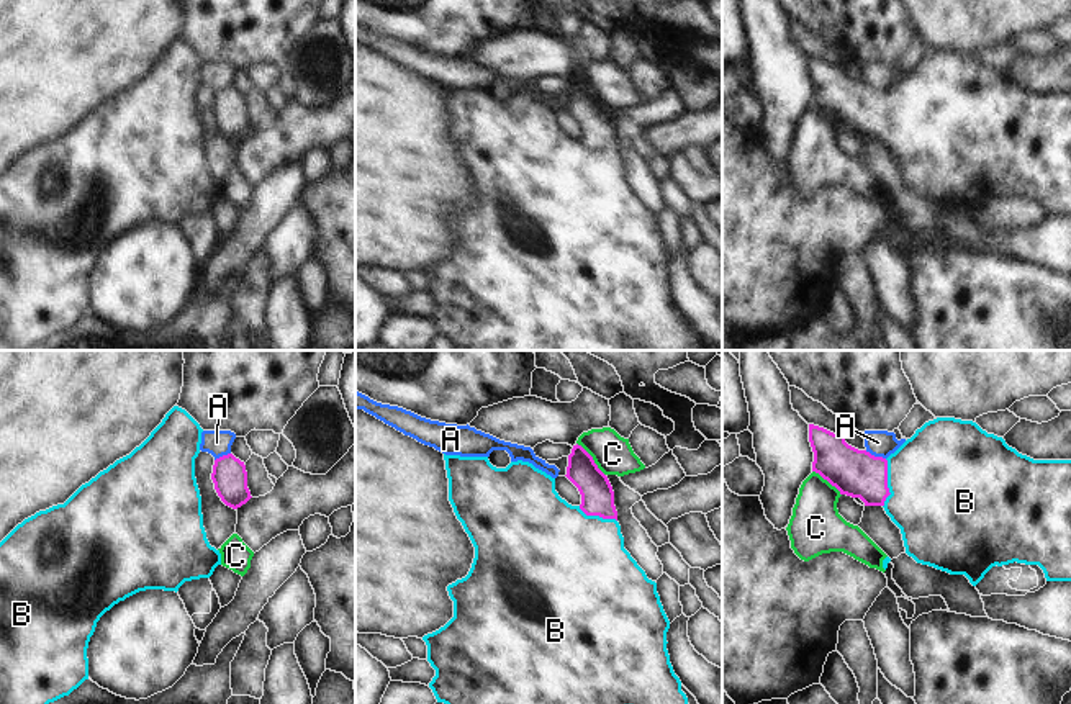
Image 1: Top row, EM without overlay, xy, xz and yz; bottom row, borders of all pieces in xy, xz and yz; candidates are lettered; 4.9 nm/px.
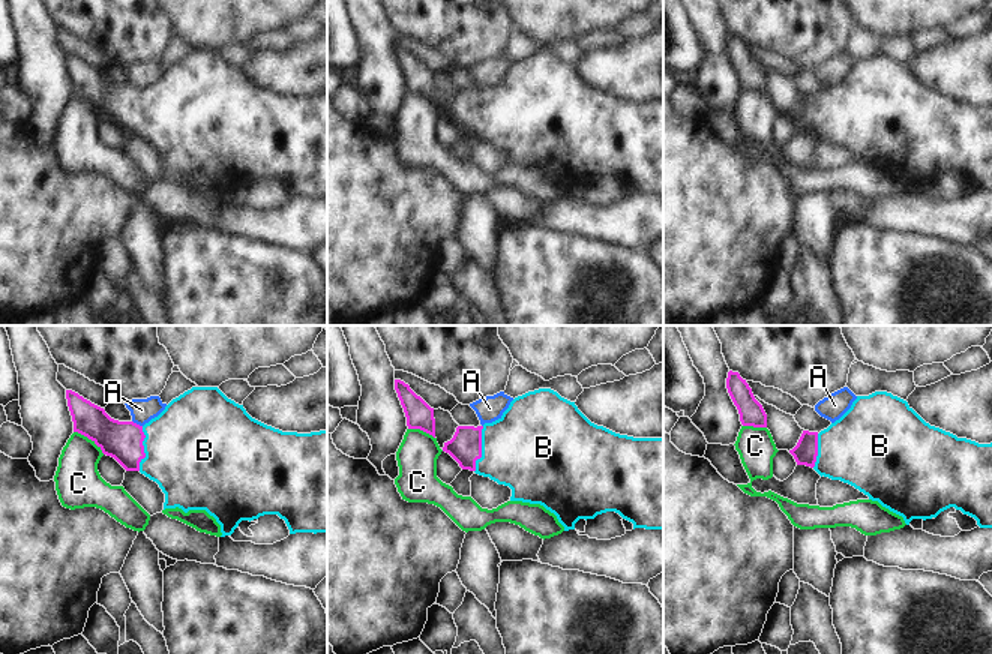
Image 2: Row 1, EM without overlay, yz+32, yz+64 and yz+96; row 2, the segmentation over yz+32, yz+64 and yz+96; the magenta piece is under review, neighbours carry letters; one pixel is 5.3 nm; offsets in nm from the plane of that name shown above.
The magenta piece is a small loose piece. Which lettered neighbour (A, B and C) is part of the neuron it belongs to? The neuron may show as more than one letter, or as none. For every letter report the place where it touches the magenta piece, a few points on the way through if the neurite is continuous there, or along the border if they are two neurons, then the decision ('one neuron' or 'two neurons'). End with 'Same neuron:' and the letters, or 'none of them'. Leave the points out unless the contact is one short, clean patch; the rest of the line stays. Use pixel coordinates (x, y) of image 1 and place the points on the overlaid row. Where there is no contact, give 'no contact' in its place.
A: yz (873, 455) | along yz (865, 451), (885, 459) | two neurons
B: yz (886, 483) | across yz (857, 473), (886, 483), (937, 478) | one neuron
C: xz (591, 459) | along xz (577, 442), (605, 475) | two neurons
Same neuron: B

